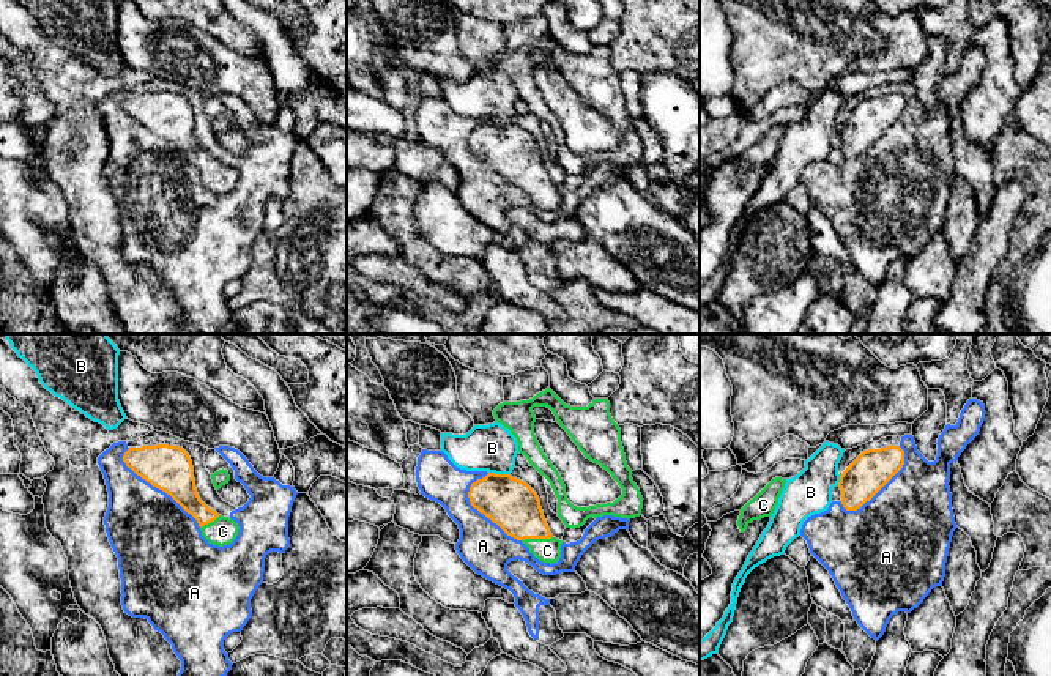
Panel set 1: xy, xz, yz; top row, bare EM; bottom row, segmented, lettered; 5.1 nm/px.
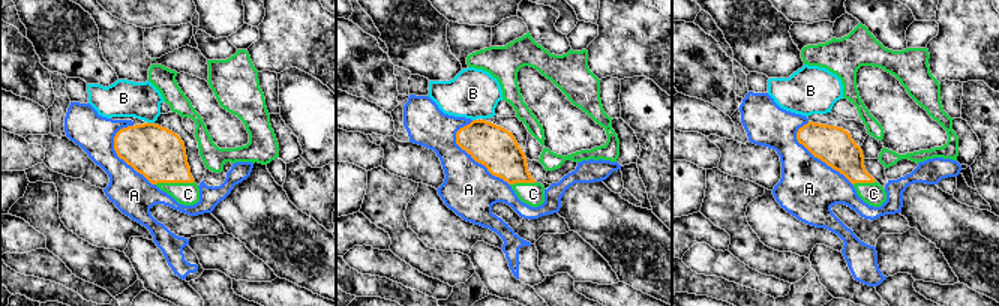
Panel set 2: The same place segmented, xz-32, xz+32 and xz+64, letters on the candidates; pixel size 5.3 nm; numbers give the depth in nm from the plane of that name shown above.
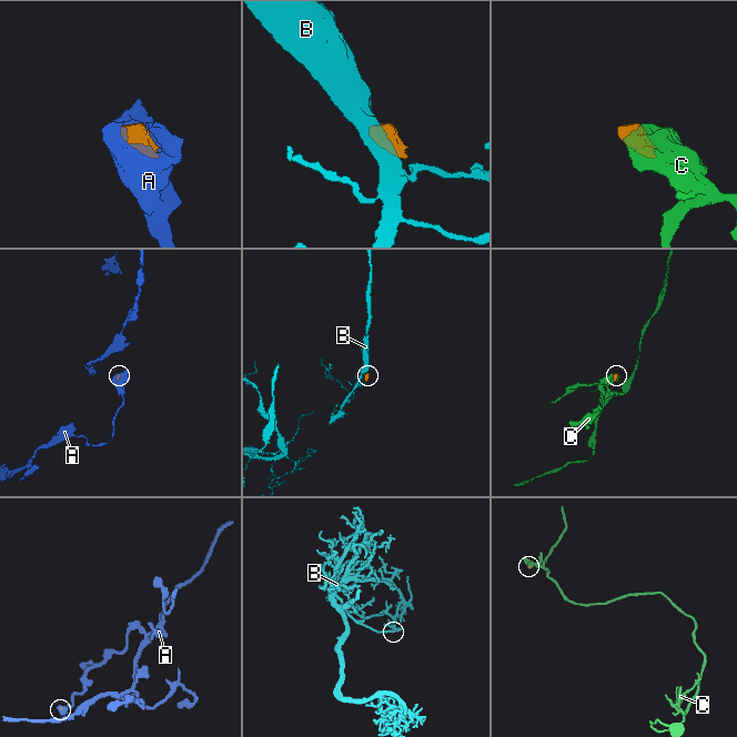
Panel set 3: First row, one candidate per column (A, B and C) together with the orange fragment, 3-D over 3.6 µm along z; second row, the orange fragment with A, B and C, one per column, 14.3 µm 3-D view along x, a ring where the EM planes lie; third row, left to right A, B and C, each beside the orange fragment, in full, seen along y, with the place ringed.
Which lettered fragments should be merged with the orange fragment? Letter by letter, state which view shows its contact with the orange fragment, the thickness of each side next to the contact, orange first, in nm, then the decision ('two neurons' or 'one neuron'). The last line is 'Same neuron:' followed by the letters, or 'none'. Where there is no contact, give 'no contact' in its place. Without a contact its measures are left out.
A: xy | 240/420 nm | two neurons
B: xz | 260/240 nm | two neurons
C: xz | 260/130 nm | one neuron
Same neuron: C

